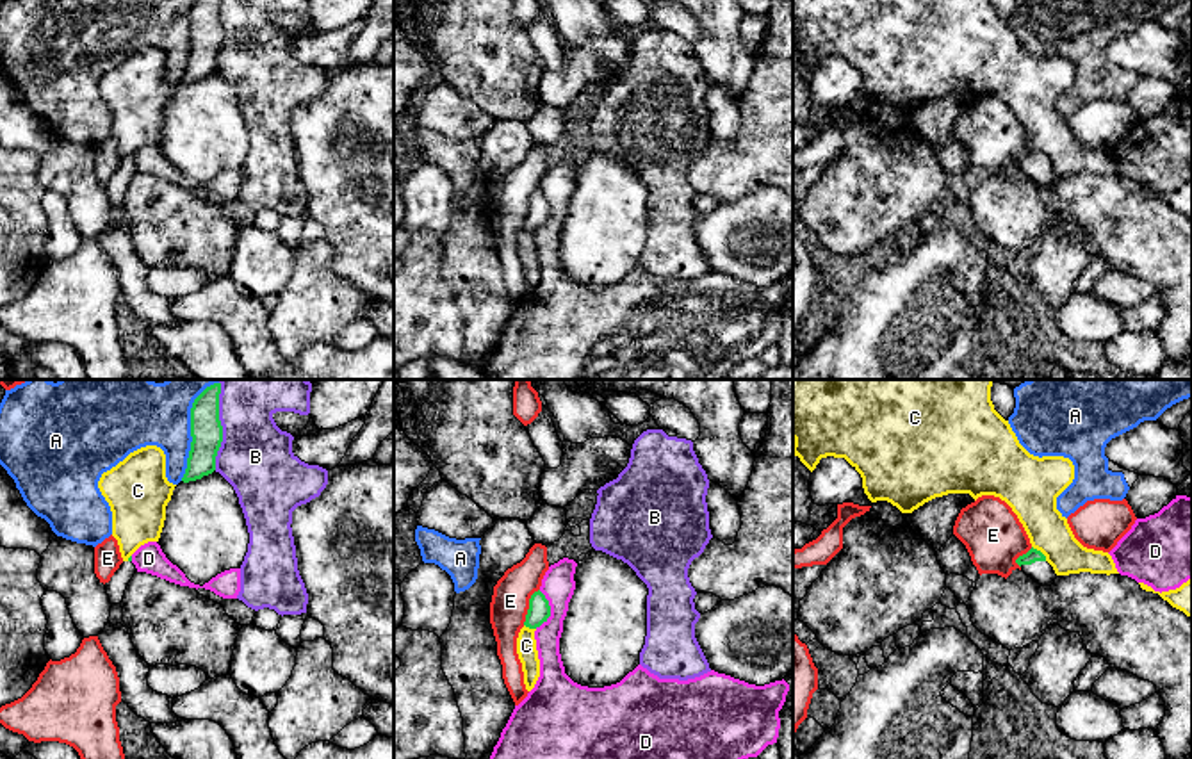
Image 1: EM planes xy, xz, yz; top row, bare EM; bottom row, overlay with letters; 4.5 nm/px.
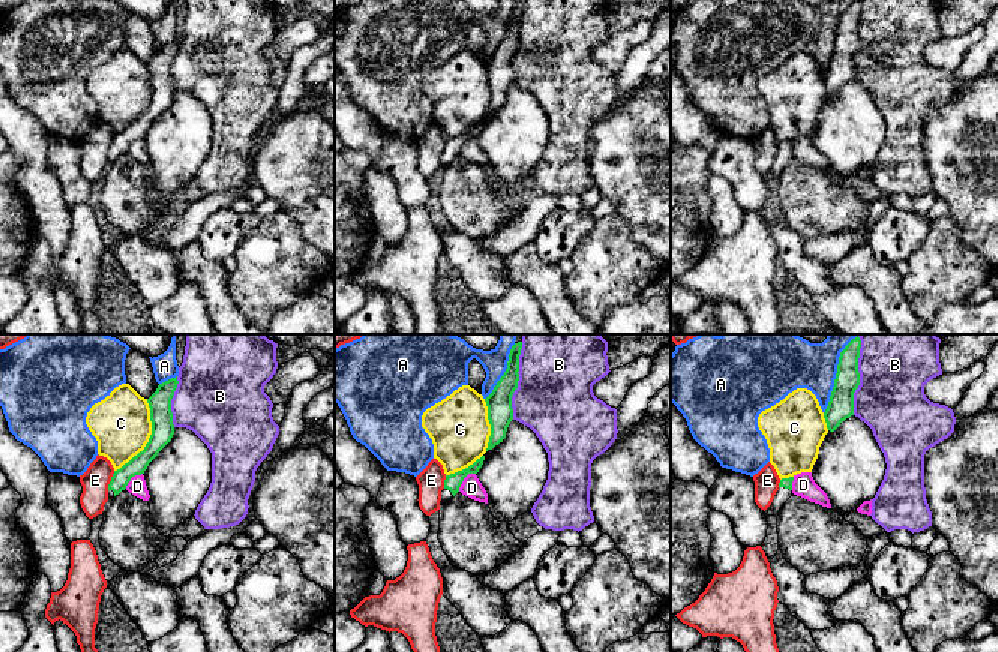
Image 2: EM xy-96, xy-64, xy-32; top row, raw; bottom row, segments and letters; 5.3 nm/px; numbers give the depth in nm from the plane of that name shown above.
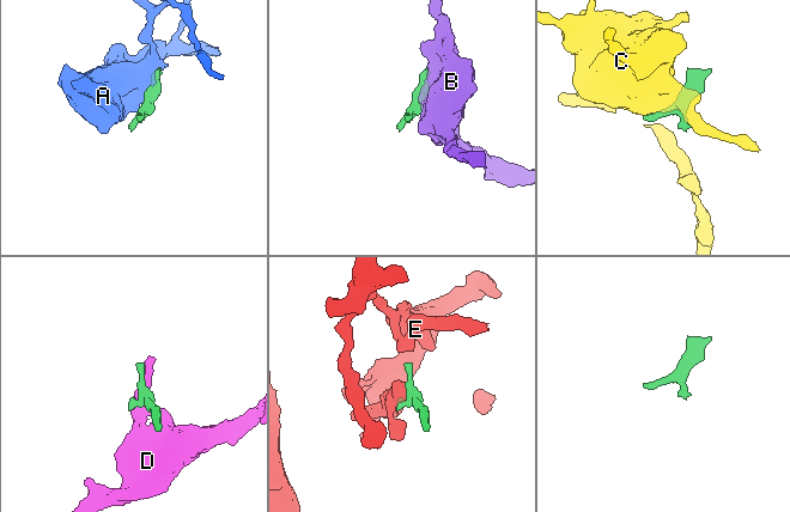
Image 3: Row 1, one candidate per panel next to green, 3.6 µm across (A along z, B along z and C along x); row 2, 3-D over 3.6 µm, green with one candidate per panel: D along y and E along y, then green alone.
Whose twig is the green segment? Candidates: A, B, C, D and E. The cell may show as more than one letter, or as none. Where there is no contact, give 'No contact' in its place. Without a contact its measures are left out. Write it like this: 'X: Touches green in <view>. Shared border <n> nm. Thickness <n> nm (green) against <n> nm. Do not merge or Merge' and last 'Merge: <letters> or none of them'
A: Touches green in xy. Shared border 480 nm. Thickness 140 nm (green) against 300 nm. Do not merge
B: Touches green in xy. Shared border 400 nm. Thickness 140 nm (green) against 340 nm. Do not merge
C: Touches green in yz. Shared border 100 nm. Thickness 60 nm (green) against 200 nm. Do not merge
D: Touches green in xz. Shared border 180 nm. Thickness 100 nm (green) against 150 nm. Do not merge
E: Touches green in xz. Shared border 180 nm. Thickness 100 nm (green) against 170 nm. Do not merge
Merge: none of them

